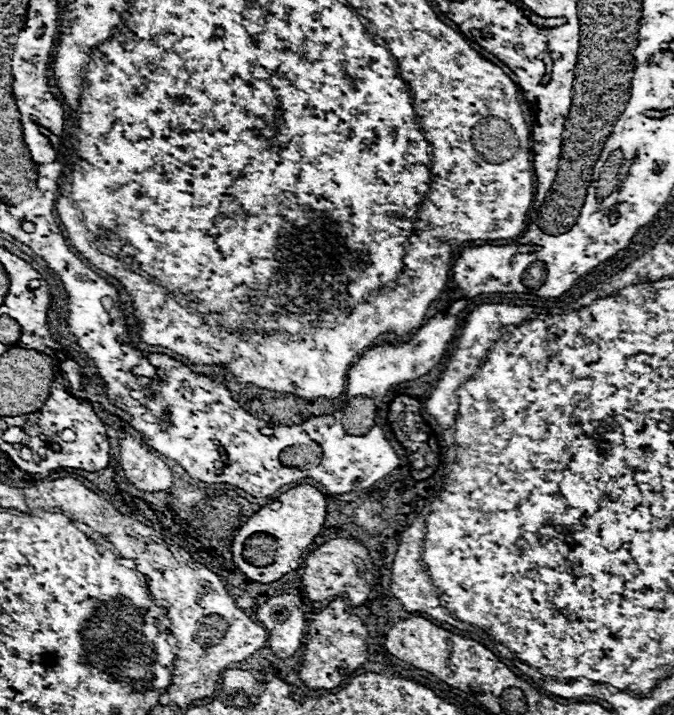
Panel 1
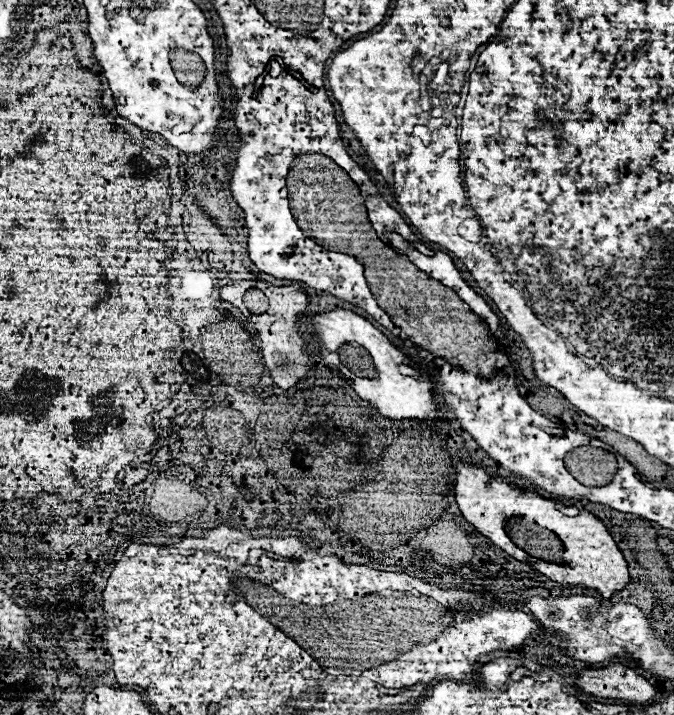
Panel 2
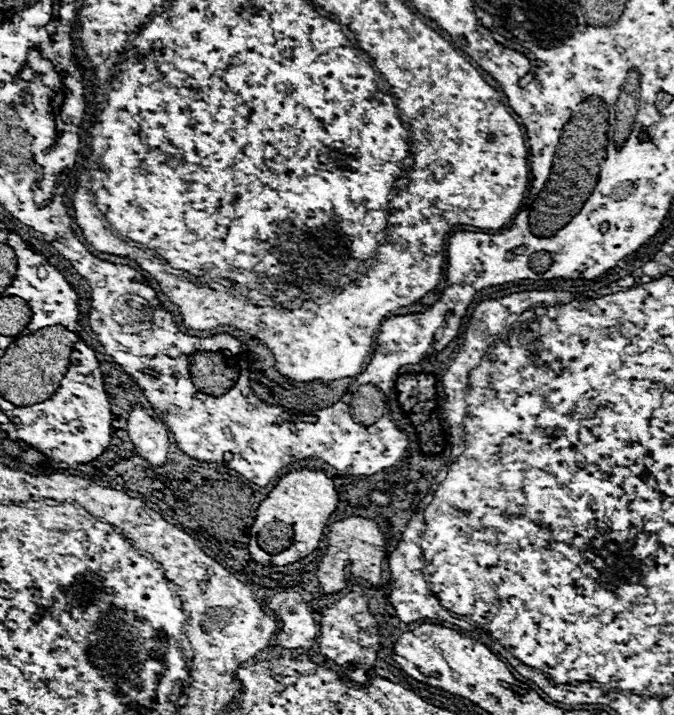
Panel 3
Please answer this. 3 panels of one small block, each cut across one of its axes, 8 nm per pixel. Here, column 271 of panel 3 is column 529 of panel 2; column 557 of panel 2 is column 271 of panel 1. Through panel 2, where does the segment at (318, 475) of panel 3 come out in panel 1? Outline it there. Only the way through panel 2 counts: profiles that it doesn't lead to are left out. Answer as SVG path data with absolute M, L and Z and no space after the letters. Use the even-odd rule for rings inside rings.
M298 484L294 486L292 490L284 492L278 496L278 502L280 502L280 508L278 510L272 510L270 504L262 506L252 518L248 518L248 522L240 528L238 536L234 538L232 542L232 556L234 556L234 564L254 582L274 582L274 580L280 580L284 574L296 570L300 564L302 564L302 554L304 550L314 542L314 538L320 534L322 530L322 524L326 520L326 498L324 494L314 488L312 484ZM256 532L266 532L270 536L276 538L276 558L270 566L254 566L254 564L248 564L242 556L242 550L244 550L244 542L248 540L248 536L256 534Z

